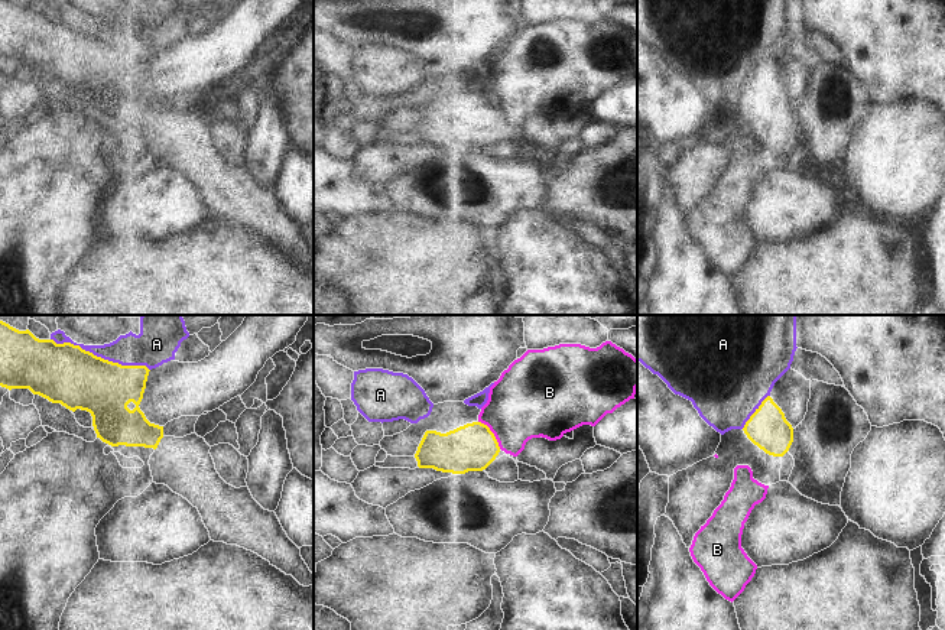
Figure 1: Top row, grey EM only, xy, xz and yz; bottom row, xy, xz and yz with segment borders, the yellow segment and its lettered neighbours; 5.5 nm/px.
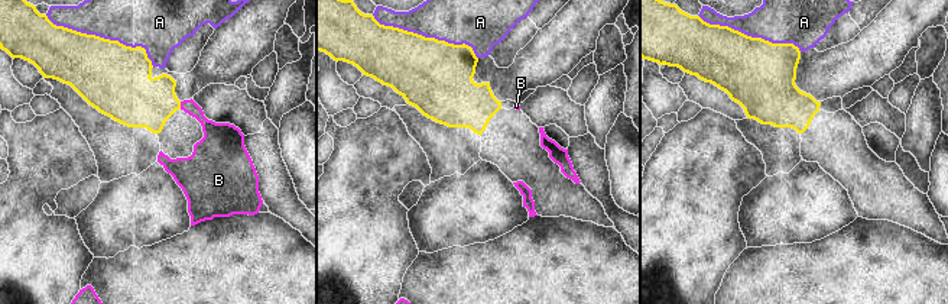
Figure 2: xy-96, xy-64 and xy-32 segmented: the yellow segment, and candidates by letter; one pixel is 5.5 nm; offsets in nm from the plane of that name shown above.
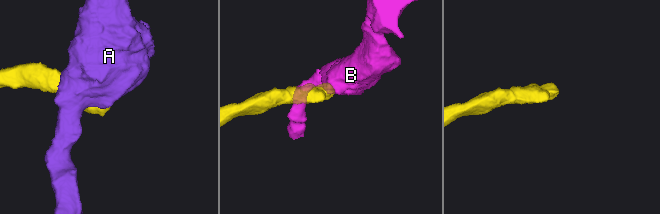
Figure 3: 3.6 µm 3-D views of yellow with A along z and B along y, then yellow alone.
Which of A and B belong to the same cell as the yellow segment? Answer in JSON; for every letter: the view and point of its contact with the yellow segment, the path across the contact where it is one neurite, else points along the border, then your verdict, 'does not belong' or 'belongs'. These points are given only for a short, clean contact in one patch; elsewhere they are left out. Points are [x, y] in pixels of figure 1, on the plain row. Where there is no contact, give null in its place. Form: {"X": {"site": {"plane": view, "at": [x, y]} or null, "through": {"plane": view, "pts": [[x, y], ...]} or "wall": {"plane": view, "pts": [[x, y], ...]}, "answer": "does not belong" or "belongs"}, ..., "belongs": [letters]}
{"A": {"site": {"plane": "xy", "at": [100, 33]}, "answer": "does not belong"}, "B": {"site": {"plane": "xz", "at": [493, 110]}, "wall": {"plane": "xz", "pts": [[479, 97], [489, 104], [500, 124]]}, "answer": "does not belong"}, "belongs": []}

